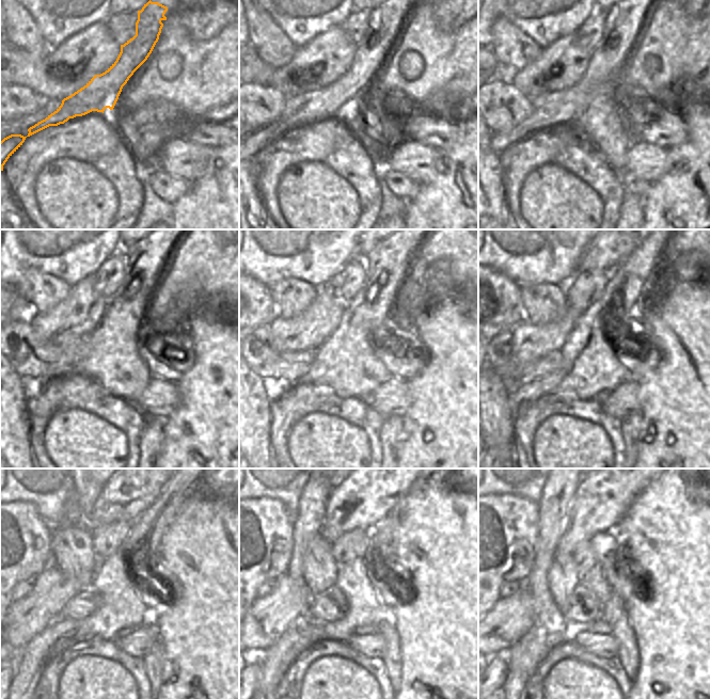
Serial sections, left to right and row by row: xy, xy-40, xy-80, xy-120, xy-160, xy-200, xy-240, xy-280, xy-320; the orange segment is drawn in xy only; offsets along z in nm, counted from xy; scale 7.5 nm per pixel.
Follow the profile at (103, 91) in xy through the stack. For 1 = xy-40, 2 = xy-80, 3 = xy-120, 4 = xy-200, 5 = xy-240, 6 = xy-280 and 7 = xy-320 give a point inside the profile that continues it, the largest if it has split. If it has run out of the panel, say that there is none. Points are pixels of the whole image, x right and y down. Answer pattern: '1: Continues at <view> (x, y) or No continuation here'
1: Continues at xy-40 (385, 21)
2: Continues at xy-80 (625, 19)
3: Continues at xy-120 (144, 259)
4: Continues at xy-200 (637, 269)
5: Continues at xy-240 (172, 495)
6: Continues at xy-280 (375, 534)
7: Continues at xy-320 (583, 577)

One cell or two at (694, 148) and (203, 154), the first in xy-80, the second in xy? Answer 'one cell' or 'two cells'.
two cells

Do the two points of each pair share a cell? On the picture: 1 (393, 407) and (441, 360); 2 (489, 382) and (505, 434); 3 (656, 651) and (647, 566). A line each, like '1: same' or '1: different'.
1: different
2: same
3: same

